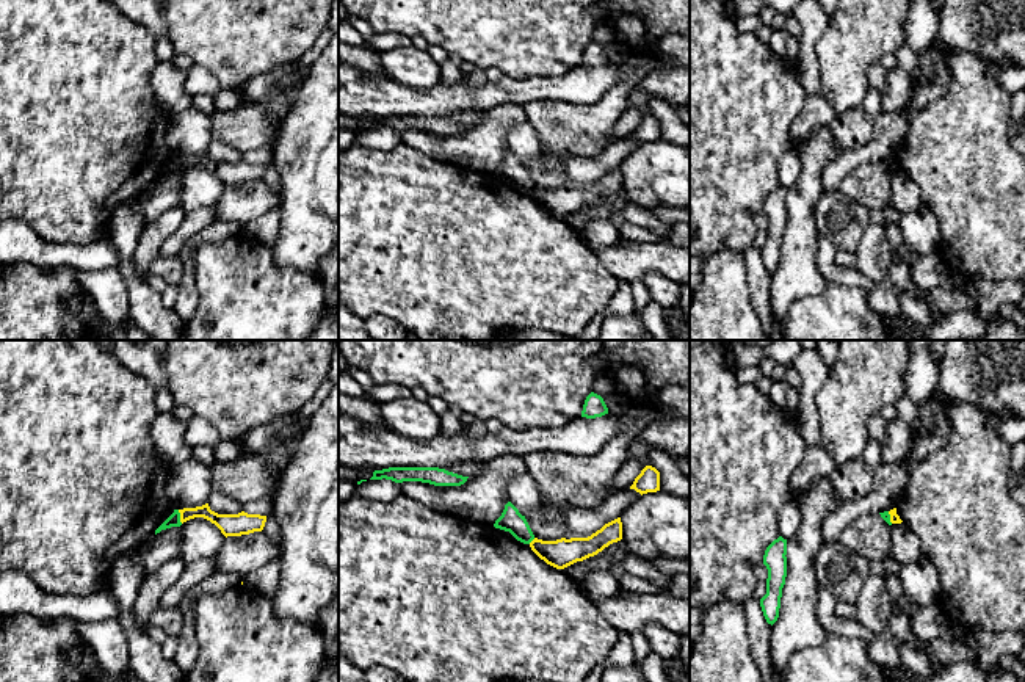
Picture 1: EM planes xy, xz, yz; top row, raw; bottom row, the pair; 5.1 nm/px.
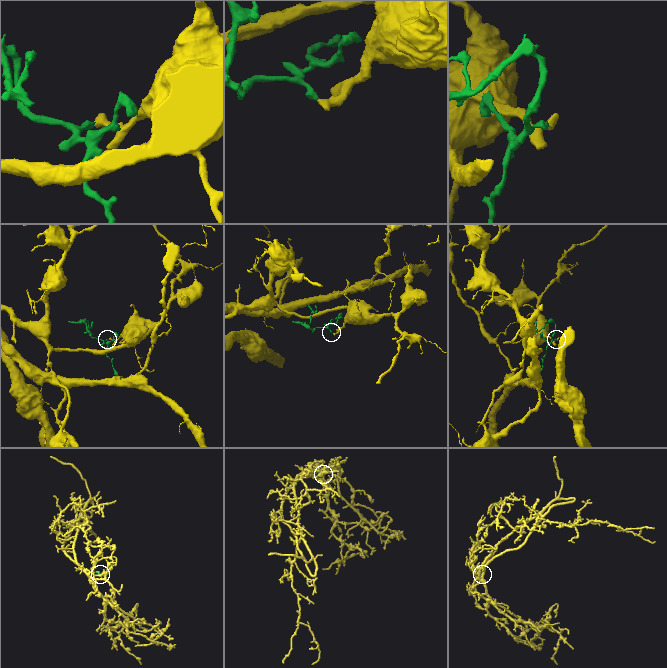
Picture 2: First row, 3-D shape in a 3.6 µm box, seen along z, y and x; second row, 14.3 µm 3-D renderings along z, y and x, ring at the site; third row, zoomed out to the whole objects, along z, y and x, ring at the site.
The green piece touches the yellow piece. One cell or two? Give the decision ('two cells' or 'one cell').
two cells

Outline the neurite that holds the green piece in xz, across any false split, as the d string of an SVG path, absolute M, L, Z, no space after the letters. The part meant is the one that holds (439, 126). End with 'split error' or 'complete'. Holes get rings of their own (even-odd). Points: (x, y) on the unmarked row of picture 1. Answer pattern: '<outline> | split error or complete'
M389 116L375 119L370 129L382 127L395 132L422 130L434 135L461 135L469 125L462 125L439 116Z | complete

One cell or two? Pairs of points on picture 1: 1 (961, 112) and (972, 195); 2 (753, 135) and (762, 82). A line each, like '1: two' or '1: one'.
1: one
2: one

